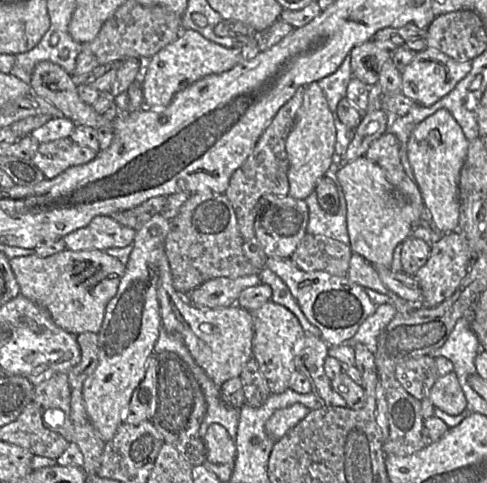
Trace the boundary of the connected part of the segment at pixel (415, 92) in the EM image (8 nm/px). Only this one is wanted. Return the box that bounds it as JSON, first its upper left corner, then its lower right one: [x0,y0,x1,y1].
[402,48,471,106]

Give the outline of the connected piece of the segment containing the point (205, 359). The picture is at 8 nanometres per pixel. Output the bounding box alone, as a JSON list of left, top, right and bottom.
[158,251,254,387]

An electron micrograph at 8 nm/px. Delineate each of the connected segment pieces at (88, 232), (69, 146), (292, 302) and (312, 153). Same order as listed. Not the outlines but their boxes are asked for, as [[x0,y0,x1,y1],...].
[[66,216,136,251],[32,137,97,179],[258,268,320,337],[286,82,336,200]]

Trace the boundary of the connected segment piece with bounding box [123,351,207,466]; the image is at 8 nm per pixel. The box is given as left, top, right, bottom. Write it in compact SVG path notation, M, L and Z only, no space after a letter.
M165 351L150 356L146 373L134 390L123 415L123 423L151 421L163 437L193 466L206 461L206 447L200 436L200 426L207 411L205 395L191 367L177 353Z

